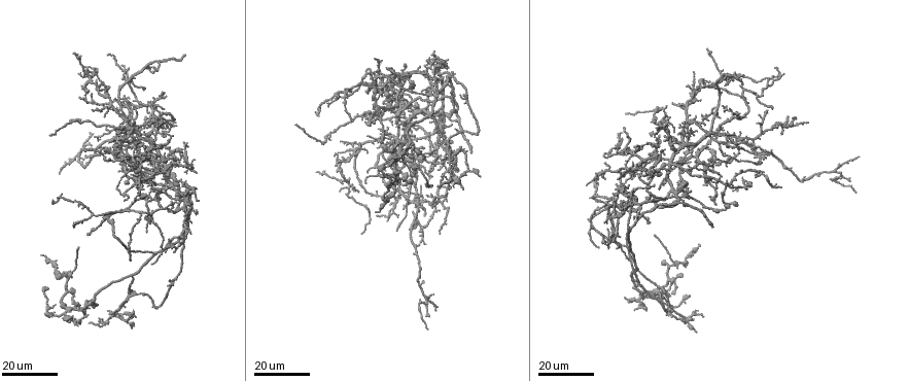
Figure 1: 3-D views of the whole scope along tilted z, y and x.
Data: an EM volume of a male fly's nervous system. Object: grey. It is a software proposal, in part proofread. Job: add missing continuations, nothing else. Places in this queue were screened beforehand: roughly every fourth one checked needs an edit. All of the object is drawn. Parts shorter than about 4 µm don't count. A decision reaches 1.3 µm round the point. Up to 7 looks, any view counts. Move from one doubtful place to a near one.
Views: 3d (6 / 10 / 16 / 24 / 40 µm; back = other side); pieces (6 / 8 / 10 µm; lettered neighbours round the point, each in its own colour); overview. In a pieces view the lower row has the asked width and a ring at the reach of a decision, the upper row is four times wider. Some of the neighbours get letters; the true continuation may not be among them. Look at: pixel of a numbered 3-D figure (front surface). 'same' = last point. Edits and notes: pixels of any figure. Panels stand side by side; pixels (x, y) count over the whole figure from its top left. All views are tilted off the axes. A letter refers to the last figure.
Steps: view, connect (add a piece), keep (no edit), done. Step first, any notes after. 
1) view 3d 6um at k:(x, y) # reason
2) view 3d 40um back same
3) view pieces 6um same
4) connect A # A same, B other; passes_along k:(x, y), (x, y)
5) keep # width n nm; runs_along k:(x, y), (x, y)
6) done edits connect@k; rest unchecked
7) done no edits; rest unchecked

view 3d 24um at 1:(424, 216) # branch stops here

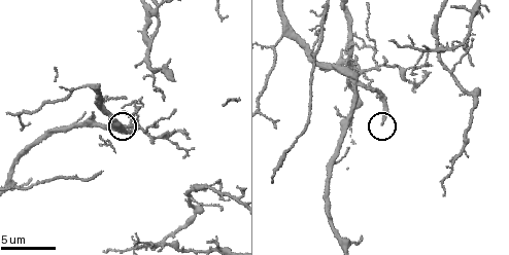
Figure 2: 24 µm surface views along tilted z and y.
view 3d 10um at 2:(382, 123)

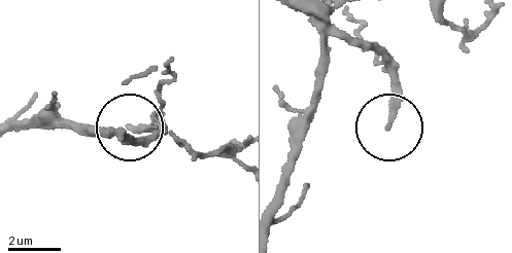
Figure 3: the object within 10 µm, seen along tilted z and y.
view pieces 8um at 3:(388, 126) # see the neighbours

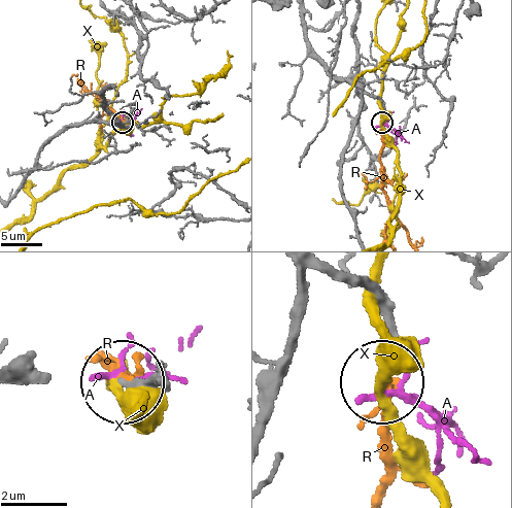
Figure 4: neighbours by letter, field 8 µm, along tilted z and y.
connect R # A other, R same, X other; passes_along 4:(368, 290), (387, 317), (380, 408), (387, 478), (380, 494); the neuron continues

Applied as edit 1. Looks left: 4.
view overview

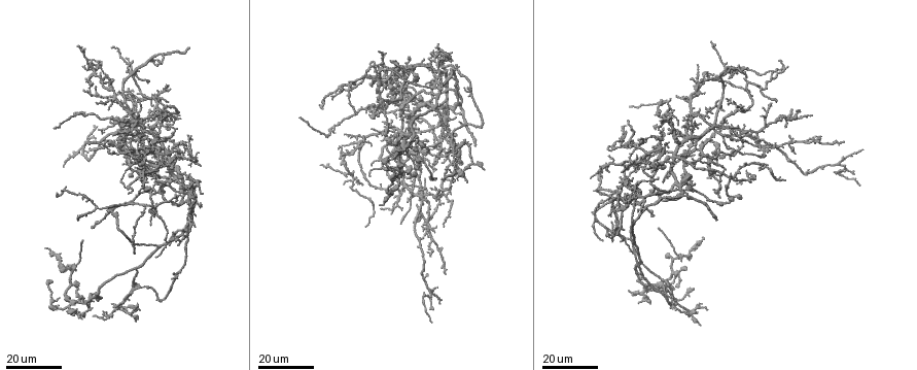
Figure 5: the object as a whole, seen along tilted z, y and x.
view 3d 16um at 5:(475, 145) # an open end

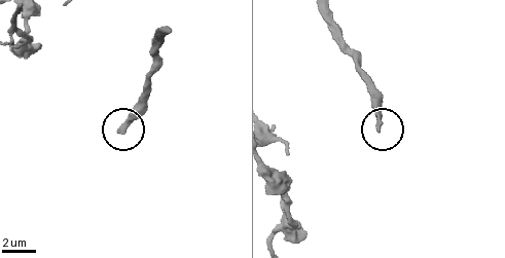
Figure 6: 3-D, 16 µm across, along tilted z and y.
view pieces 10um at 6:(118, 131)

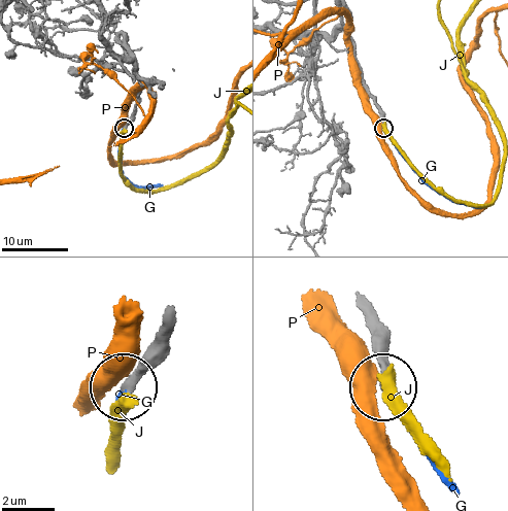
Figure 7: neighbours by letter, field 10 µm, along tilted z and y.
connect G # width 260 nm; G same, J other, P other; passes_along 7:(165, 333), (148, 366), (125, 392), (110, 452); it goes on there

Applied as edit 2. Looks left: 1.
done edits connect@4, connect@7; rest unchecked

